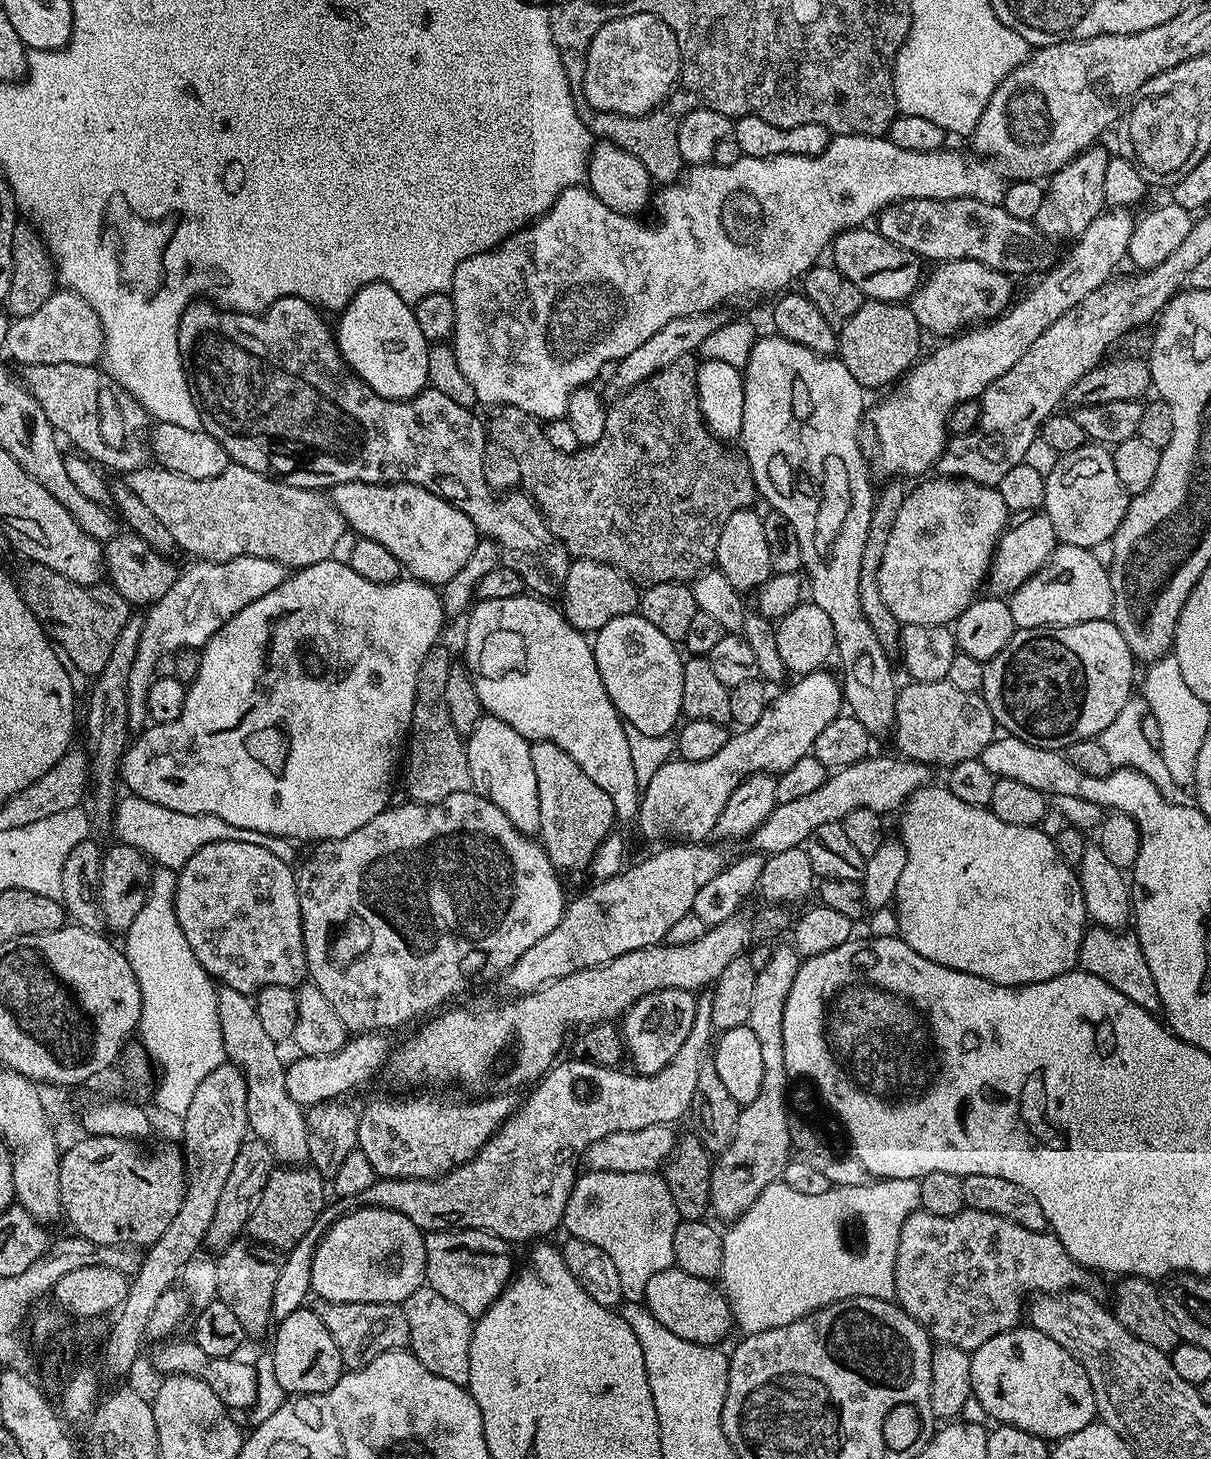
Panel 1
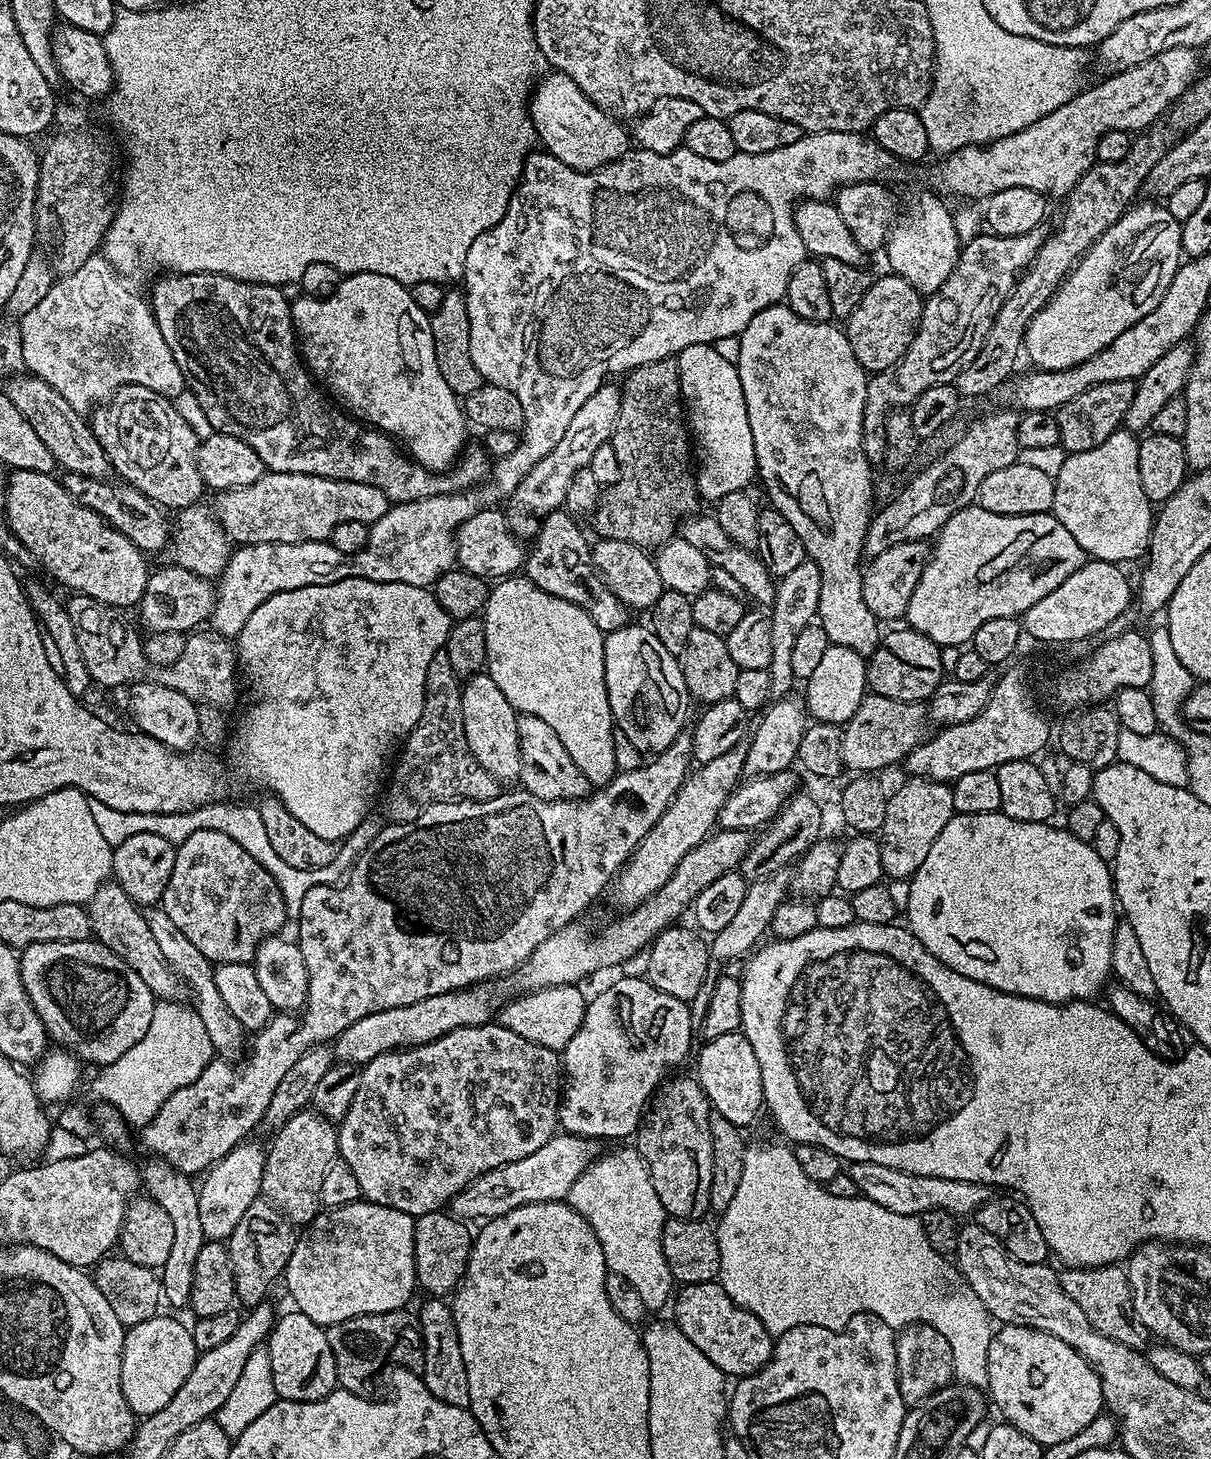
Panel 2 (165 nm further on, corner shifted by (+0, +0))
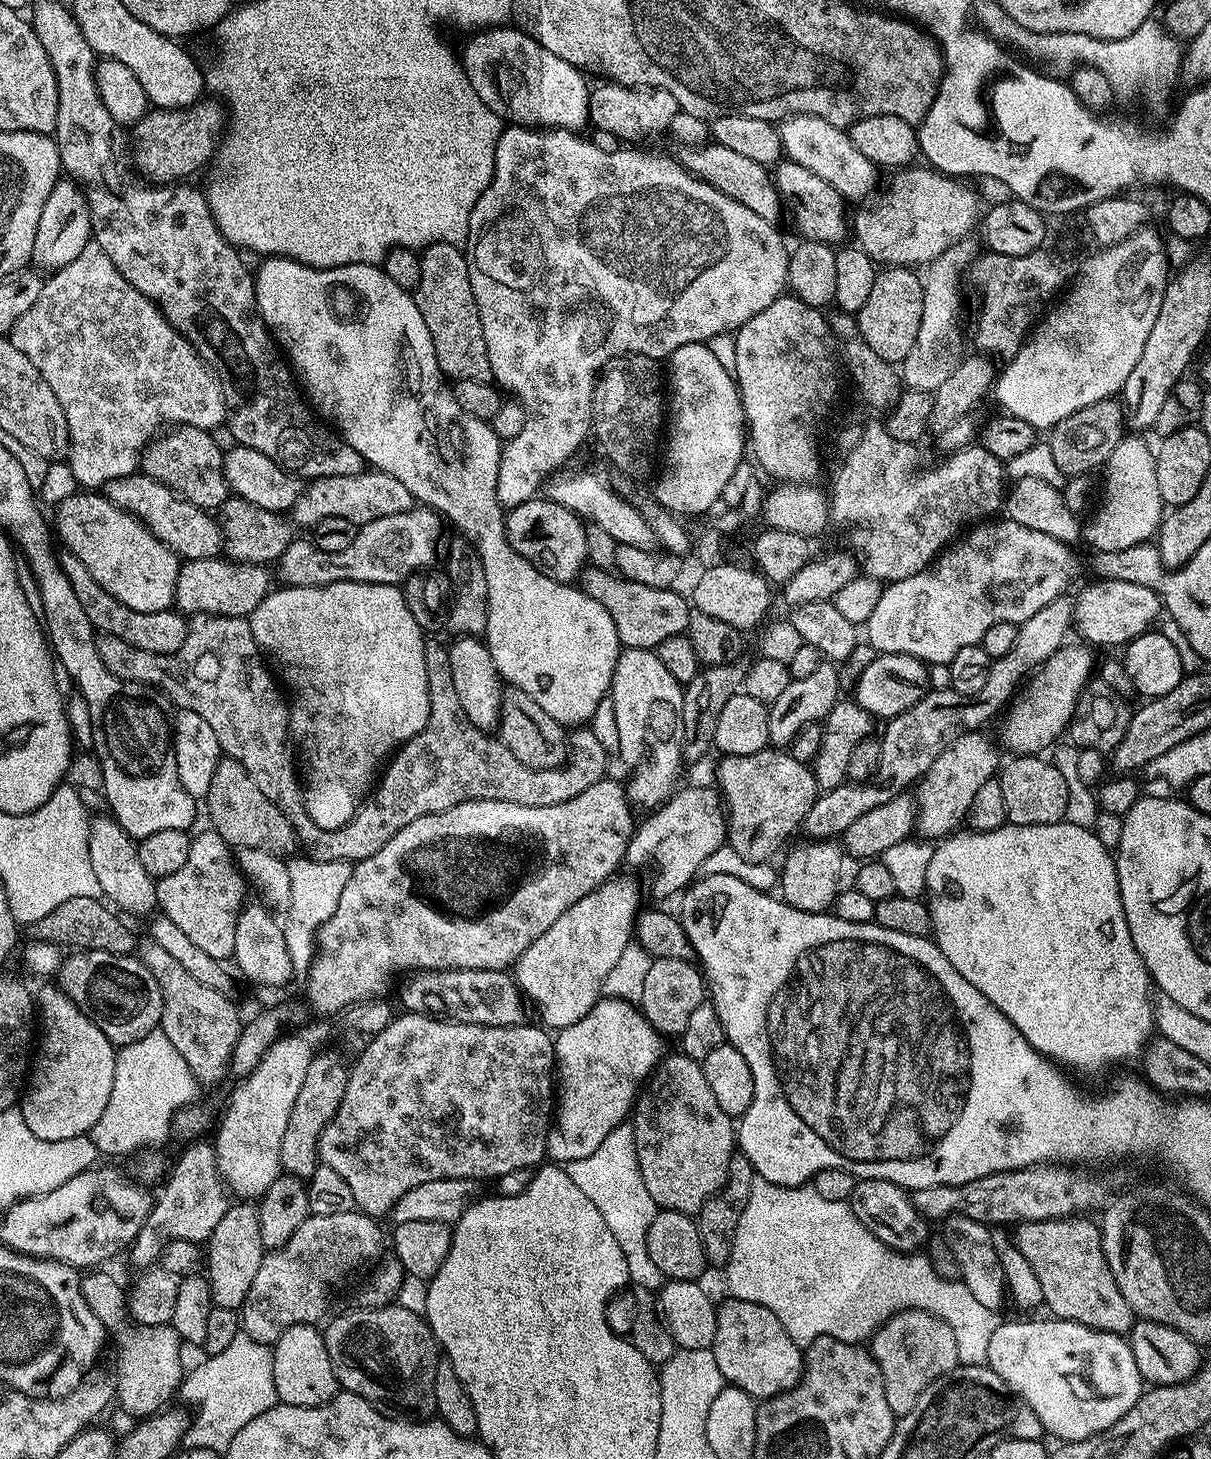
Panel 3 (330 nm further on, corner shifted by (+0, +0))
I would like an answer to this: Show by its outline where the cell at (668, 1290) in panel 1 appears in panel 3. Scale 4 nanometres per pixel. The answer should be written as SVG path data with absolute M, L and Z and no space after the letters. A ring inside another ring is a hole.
M728 1298L716 1309L717 1328L712 1342L714 1362L722 1370L725 1381L753 1398L771 1400L788 1392L804 1375L804 1352L786 1334L786 1326L774 1318L766 1306Z

